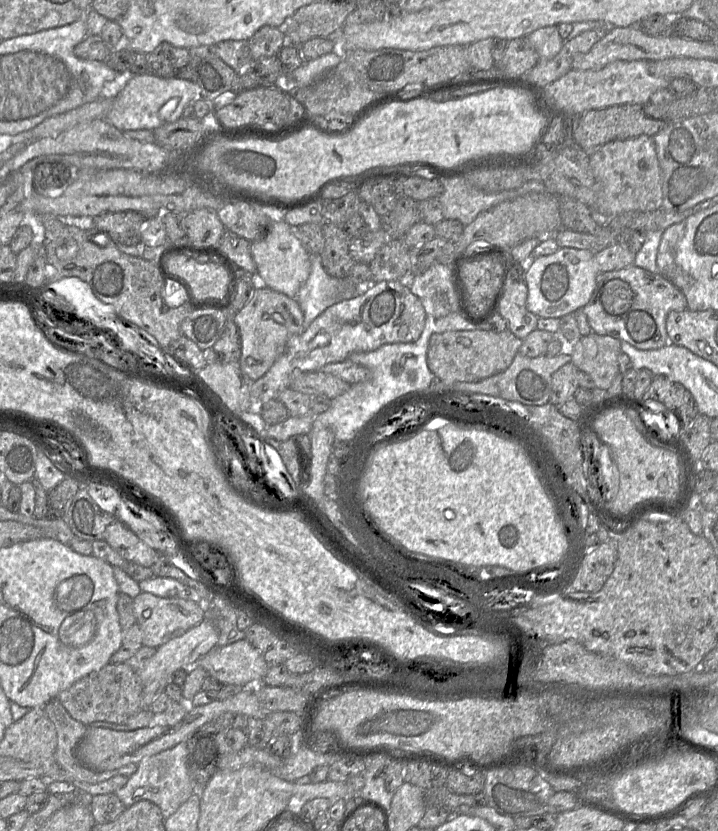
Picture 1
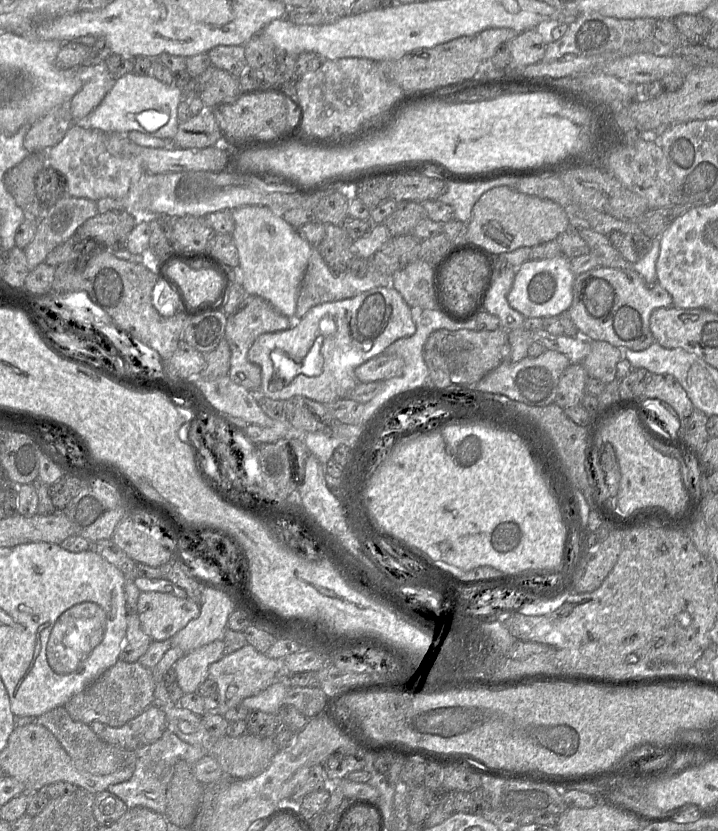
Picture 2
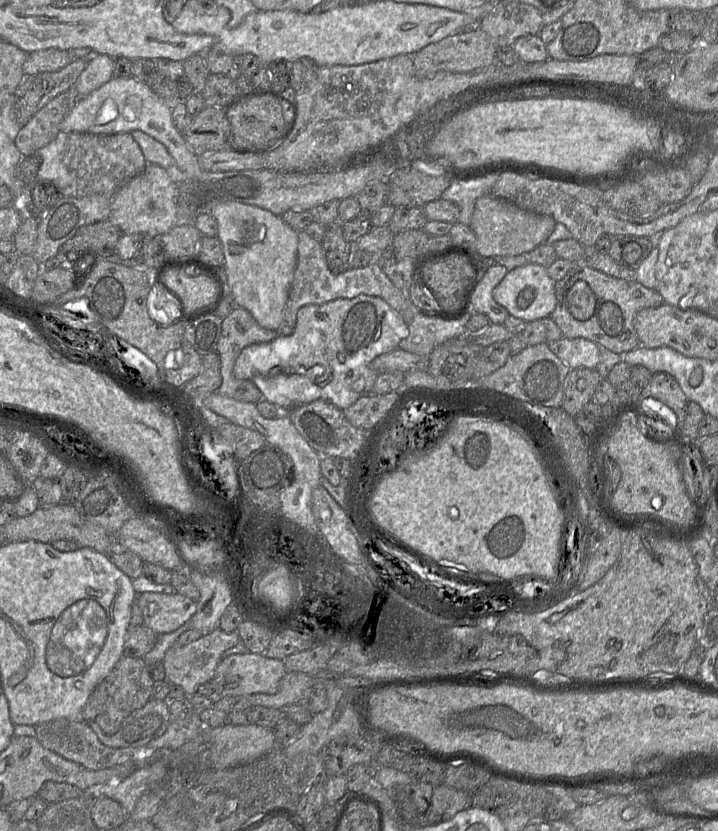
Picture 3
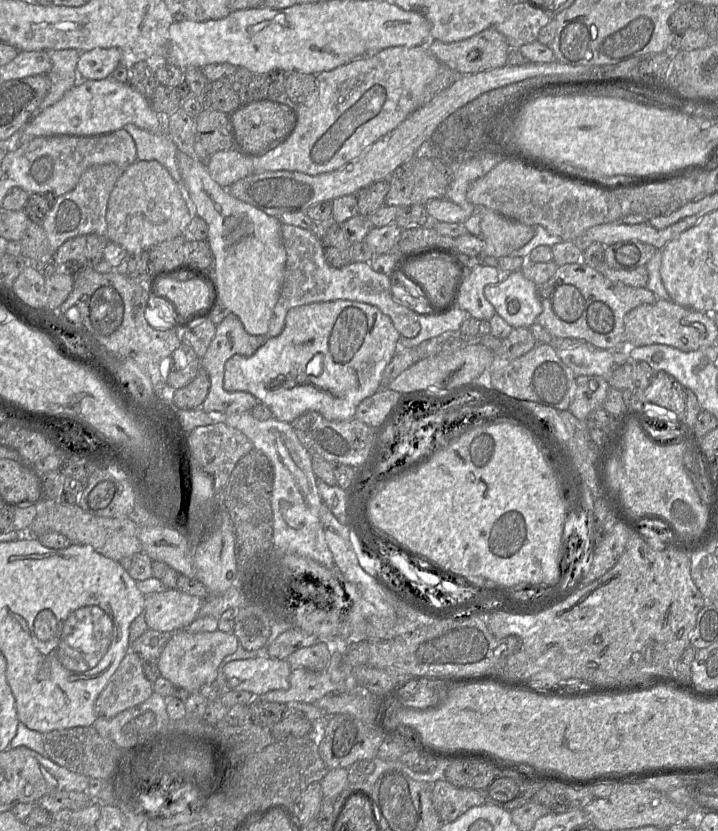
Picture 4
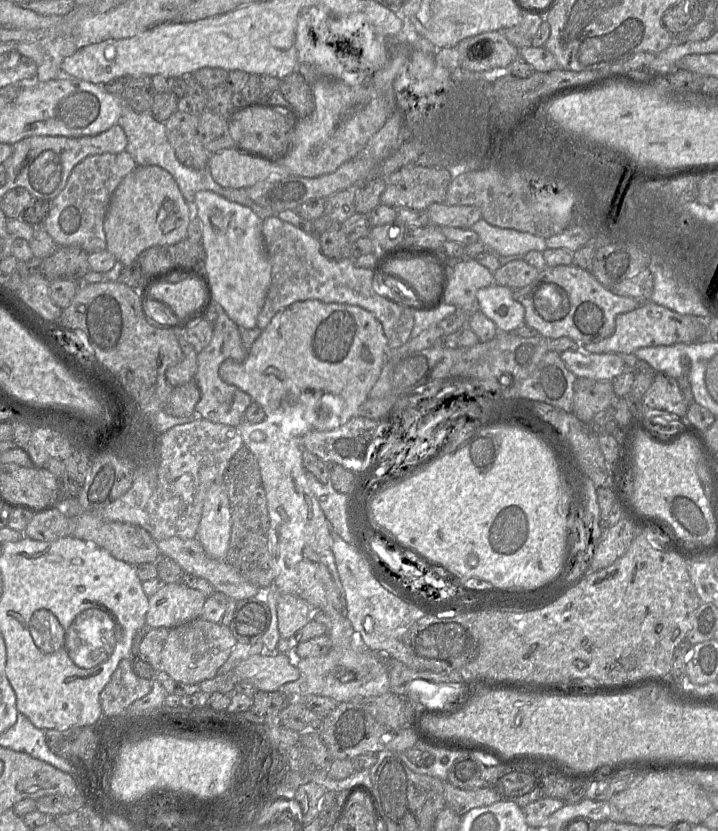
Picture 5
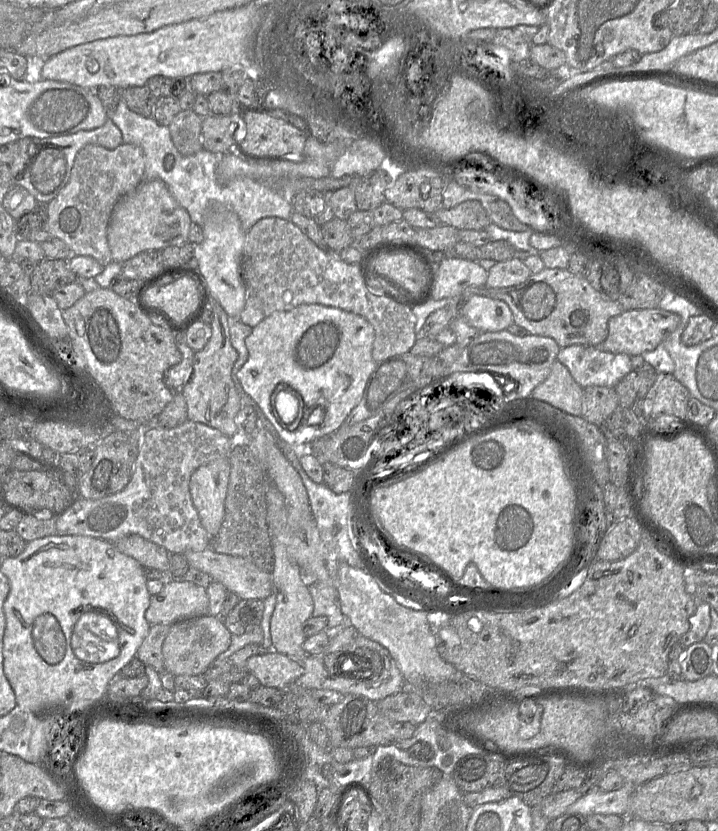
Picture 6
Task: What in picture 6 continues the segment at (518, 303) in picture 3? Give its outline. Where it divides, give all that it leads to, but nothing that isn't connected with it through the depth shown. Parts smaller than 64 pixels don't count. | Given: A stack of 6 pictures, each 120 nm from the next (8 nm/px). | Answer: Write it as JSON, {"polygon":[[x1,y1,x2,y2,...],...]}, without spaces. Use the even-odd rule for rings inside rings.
{"polygon":[[474,295,462,308,466,322,479,332,497,332,514,323,509,306,498,299]]}

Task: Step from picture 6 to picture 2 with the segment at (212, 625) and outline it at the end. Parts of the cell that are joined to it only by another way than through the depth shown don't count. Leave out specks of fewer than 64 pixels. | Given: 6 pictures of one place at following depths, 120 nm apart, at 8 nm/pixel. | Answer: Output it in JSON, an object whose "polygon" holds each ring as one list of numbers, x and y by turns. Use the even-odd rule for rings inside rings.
{"polygon":[[217,639,186,653,175,664,176,683,184,694,196,692,198,686,209,677,209,667,225,655,225,643]]}

